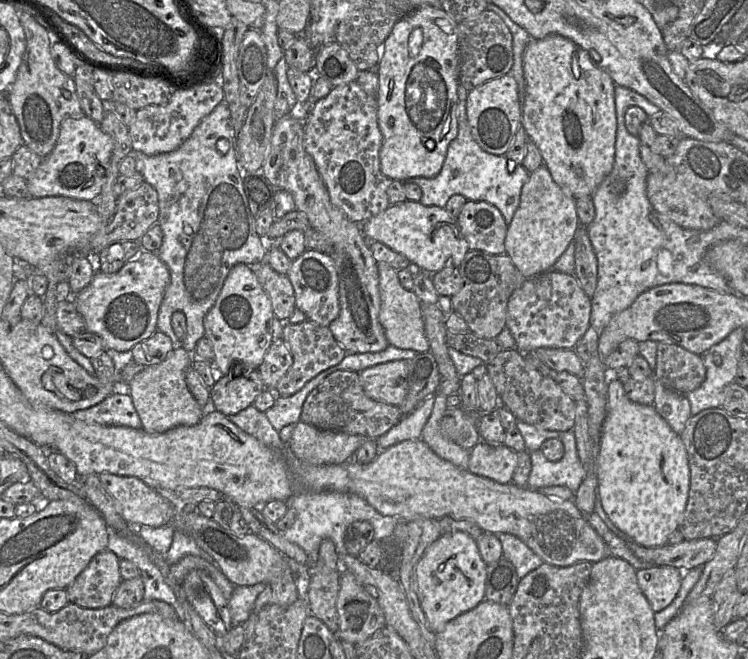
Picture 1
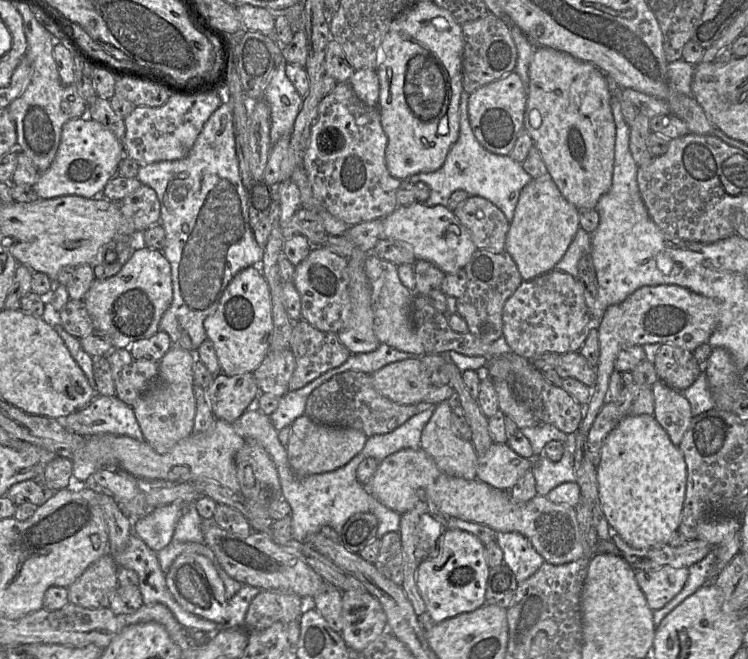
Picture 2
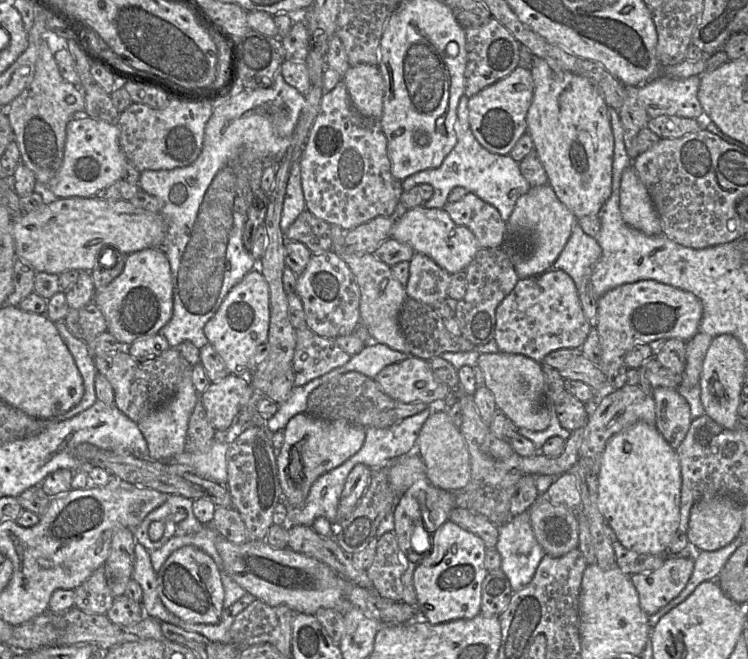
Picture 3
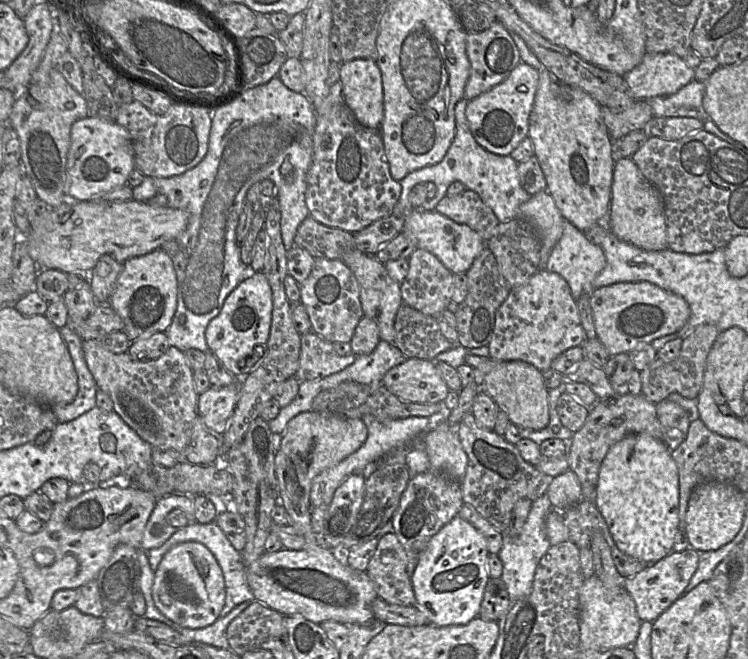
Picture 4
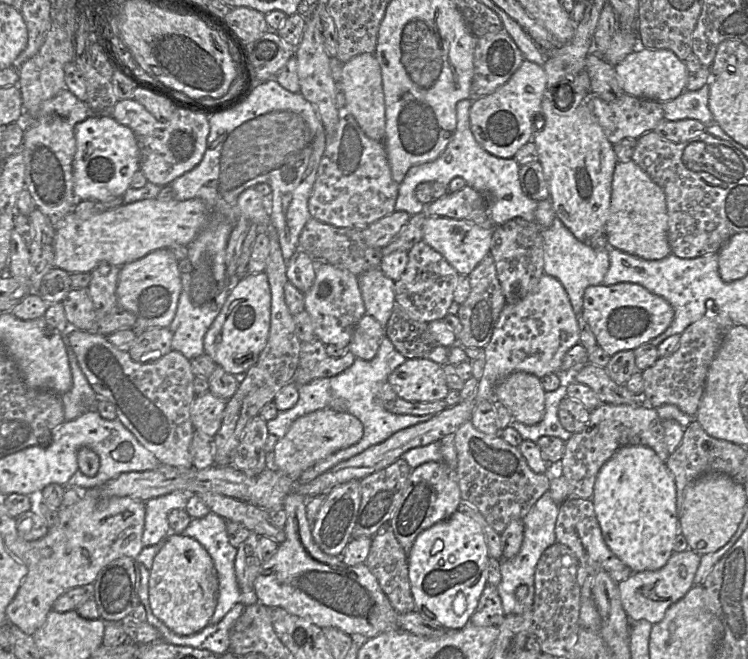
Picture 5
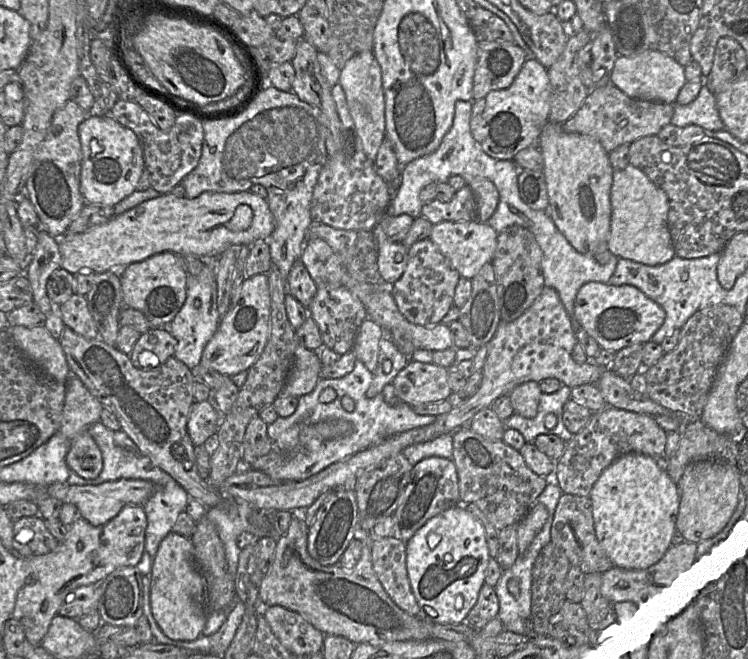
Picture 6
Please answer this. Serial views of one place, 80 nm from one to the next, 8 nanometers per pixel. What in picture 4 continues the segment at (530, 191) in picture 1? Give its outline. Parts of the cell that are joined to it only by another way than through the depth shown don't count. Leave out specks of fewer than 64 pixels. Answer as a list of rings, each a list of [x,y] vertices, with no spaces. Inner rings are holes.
[[[545,190],[523,202],[520,216],[537,228],[541,240],[539,270],[544,270],[550,253],[562,236],[564,218],[550,193]]]

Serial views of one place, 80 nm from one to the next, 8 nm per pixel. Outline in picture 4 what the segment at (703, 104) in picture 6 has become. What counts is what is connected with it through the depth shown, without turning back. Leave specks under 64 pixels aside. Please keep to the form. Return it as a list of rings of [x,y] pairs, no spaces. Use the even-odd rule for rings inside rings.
[[[692,80],[674,94],[651,97],[646,101],[656,118],[691,117],[704,122],[709,119],[703,108],[705,88],[705,82]]]

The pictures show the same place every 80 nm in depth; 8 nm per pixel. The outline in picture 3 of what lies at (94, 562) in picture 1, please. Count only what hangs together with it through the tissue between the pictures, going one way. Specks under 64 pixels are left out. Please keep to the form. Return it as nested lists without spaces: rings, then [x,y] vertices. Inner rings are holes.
[[[103,566],[96,569],[85,582],[74,589],[74,592],[74,606],[88,614],[106,615],[114,602]]]

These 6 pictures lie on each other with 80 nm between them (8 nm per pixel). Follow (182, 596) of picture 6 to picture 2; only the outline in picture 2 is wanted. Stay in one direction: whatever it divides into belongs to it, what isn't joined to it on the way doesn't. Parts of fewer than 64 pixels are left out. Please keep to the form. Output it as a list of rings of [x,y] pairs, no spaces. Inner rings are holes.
[[[196,553],[180,554],[165,574],[166,585],[183,610],[218,625],[224,624],[227,608],[225,588],[211,561]]]

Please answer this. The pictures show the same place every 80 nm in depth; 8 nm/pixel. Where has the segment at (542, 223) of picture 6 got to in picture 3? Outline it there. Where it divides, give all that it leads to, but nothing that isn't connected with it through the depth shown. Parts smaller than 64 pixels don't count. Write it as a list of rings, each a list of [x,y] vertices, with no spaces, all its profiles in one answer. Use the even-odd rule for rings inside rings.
[[[463,95],[459,100],[457,109],[457,142],[451,152],[446,156],[441,166],[436,169],[417,172],[408,178],[405,178],[402,181],[402,189],[403,191],[409,191],[415,185],[420,185],[423,183],[431,185],[434,189],[433,196],[428,201],[423,203],[424,208],[431,209],[443,208],[448,201],[448,195],[450,191],[453,188],[460,186],[465,188],[468,192],[475,194],[488,204],[494,206],[499,211],[501,218],[507,222],[512,214],[517,200],[521,195],[528,192],[530,185],[521,174],[519,163],[514,161],[514,159],[512,159],[509,154],[499,155],[491,153],[477,141],[469,124],[468,99],[469,98],[467,96]],[[575,223],[569,239],[552,269],[567,273],[578,289],[579,285],[591,279],[599,257],[600,247],[596,239],[585,234],[579,224]]]

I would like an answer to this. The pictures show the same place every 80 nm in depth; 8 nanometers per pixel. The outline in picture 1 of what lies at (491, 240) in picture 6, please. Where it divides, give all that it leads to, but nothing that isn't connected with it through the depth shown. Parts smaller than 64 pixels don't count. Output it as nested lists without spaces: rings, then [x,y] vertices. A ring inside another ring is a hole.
[[[407,200],[390,205],[382,213],[359,225],[370,242],[383,243],[404,255],[414,267],[429,274],[443,269],[459,268],[470,250],[457,219],[453,218],[445,208],[424,206],[420,202]]]

